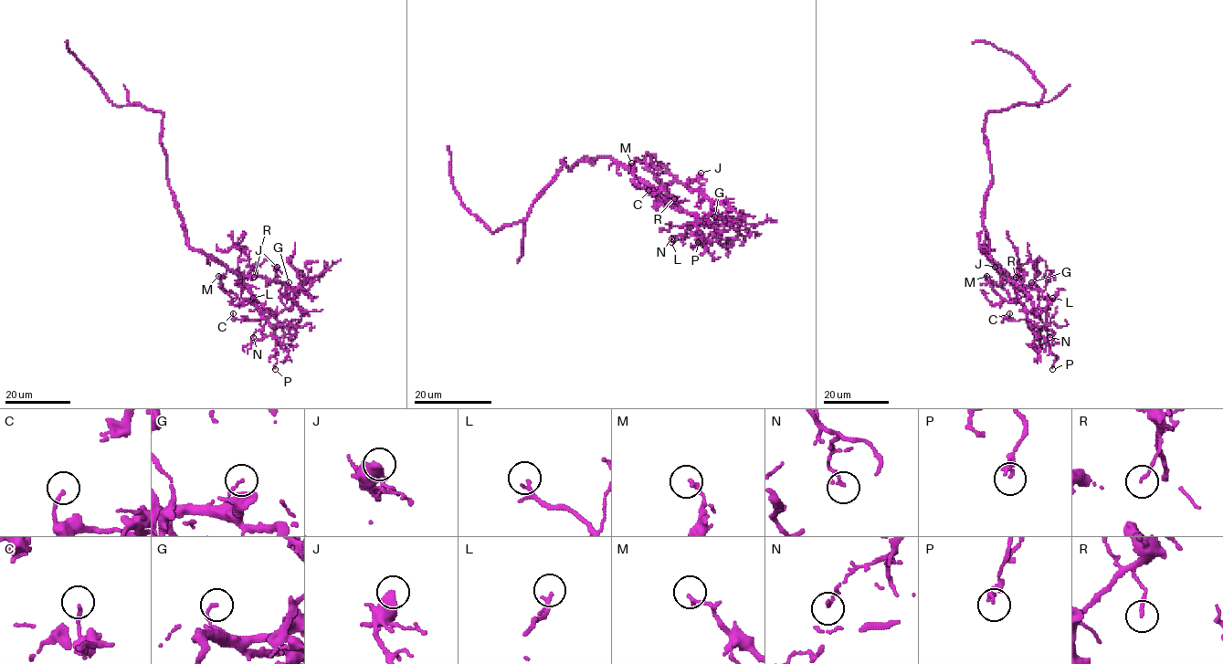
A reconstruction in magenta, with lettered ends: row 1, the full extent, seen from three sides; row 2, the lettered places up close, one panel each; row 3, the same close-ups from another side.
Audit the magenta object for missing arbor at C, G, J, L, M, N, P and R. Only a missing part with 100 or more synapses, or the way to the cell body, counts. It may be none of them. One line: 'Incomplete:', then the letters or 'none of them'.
Incomplete: none of them

